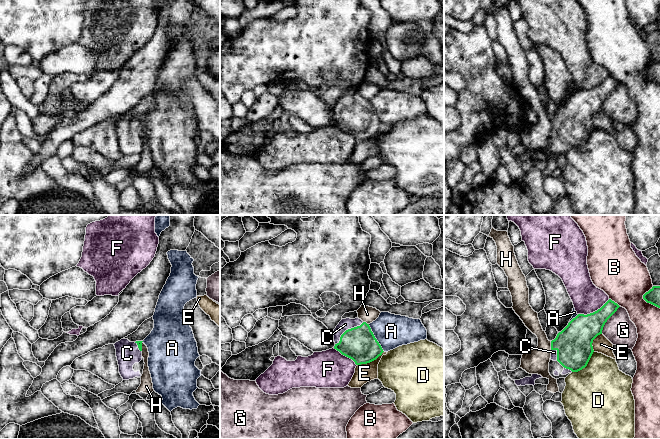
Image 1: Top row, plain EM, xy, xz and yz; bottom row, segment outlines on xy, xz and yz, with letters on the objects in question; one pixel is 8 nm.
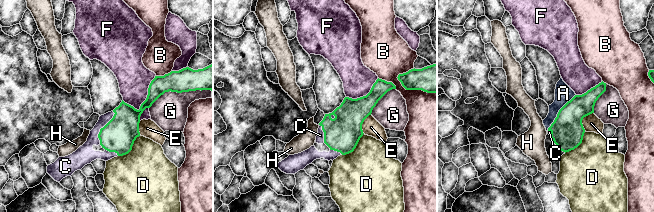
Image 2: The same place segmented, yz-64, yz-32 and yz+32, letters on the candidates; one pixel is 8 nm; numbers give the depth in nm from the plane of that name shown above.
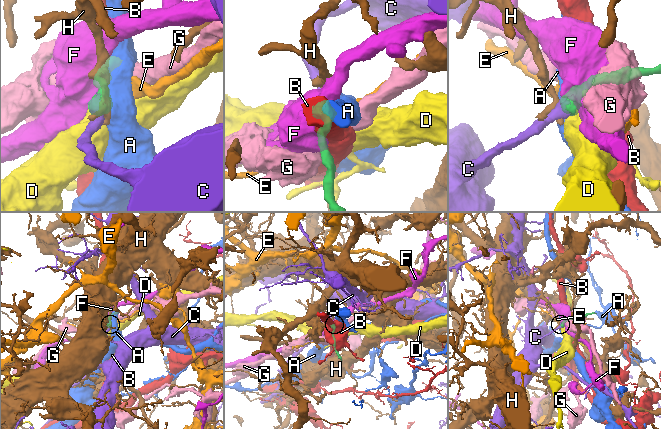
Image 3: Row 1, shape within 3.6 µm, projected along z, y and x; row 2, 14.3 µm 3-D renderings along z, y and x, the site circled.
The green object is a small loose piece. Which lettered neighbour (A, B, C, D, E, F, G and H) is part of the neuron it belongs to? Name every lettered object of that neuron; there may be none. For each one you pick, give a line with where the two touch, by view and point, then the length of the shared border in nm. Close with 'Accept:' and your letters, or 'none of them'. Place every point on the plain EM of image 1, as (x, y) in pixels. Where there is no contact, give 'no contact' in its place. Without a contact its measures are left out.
C: contact xz (348, 105); length 300 nm
Accept: C

